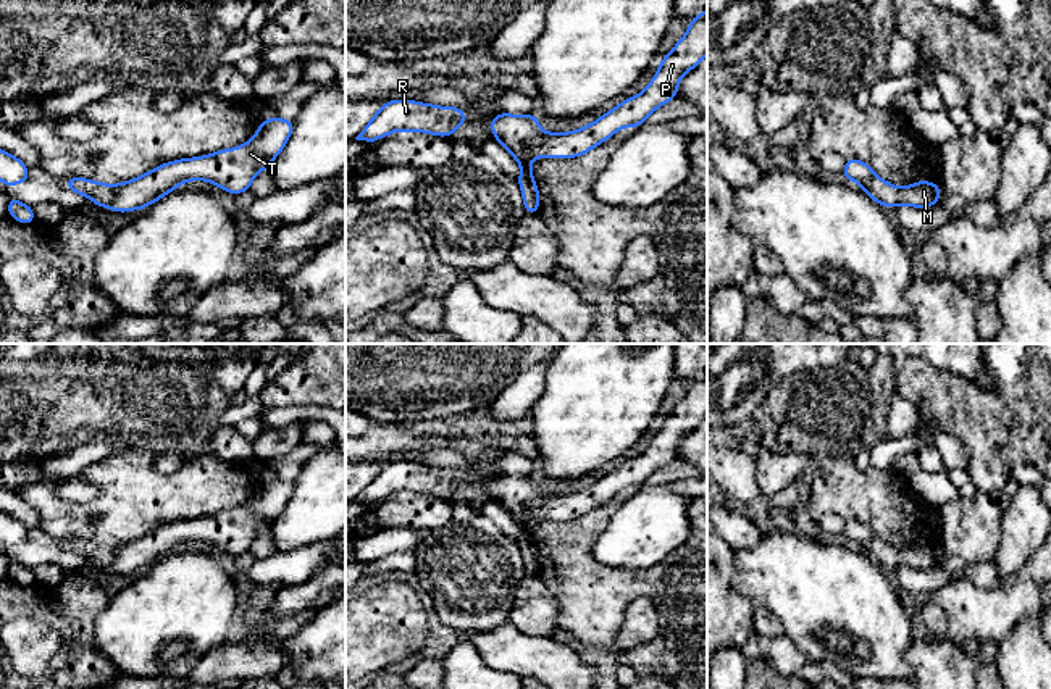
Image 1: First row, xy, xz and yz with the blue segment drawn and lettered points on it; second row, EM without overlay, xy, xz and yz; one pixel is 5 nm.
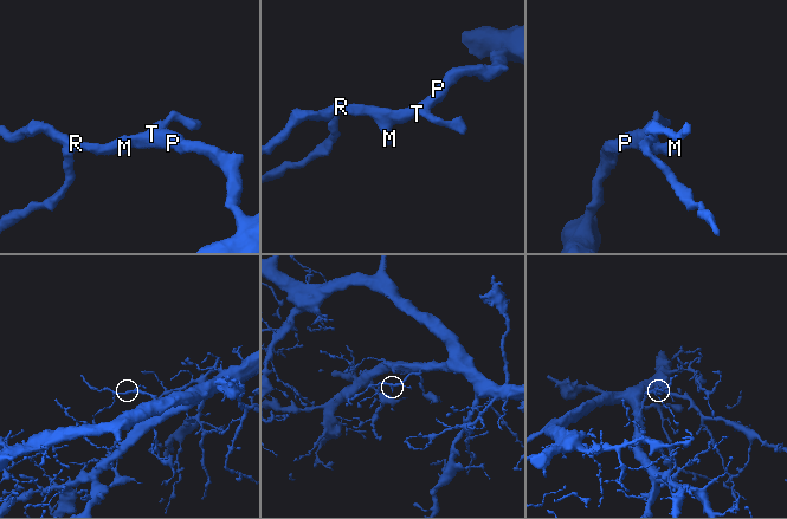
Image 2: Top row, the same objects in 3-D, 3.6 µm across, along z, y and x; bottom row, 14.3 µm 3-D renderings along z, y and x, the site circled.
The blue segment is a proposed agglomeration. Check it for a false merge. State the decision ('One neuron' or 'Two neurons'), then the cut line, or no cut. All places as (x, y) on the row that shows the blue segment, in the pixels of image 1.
One neuron. No split

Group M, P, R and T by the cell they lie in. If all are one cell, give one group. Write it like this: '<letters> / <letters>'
M P R T

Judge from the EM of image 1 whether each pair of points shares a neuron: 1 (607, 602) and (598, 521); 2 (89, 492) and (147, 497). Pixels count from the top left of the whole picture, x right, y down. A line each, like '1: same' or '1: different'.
1: same
2: different

